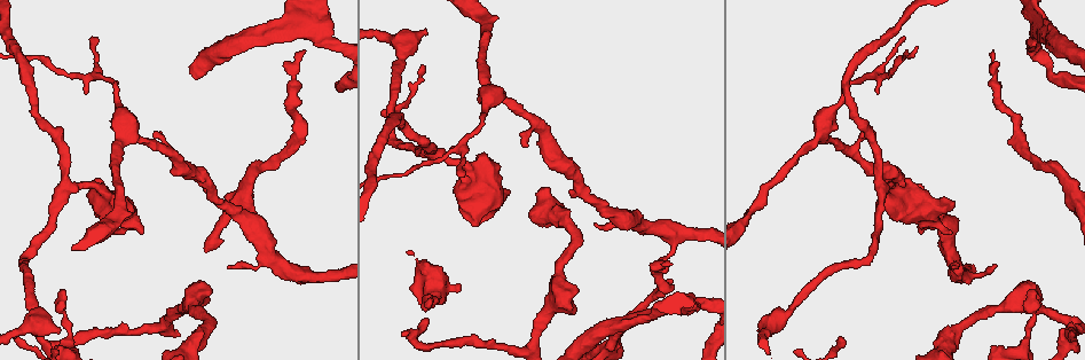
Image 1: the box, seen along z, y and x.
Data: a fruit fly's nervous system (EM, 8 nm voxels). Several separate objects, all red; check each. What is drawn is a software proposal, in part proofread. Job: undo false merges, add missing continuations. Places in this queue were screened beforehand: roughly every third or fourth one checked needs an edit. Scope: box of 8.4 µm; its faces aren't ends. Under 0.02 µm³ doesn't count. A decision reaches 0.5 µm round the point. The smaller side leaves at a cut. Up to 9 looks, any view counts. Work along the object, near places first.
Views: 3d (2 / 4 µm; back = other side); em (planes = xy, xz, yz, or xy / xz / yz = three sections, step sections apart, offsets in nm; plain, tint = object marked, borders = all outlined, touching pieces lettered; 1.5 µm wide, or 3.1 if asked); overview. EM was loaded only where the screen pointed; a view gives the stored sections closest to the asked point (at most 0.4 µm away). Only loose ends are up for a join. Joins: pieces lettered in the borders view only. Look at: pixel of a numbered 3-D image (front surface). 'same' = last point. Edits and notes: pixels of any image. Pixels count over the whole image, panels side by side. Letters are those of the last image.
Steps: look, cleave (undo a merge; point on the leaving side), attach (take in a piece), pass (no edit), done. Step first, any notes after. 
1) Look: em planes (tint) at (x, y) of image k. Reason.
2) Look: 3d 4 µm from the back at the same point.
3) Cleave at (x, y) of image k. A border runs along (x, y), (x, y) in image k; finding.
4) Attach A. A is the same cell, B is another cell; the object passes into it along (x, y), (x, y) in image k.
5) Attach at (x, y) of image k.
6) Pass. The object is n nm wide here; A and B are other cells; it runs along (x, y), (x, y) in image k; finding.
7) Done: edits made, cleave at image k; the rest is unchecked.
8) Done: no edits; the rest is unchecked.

Look: 3d 2 µm at (60, 332) of image 1. Free end.

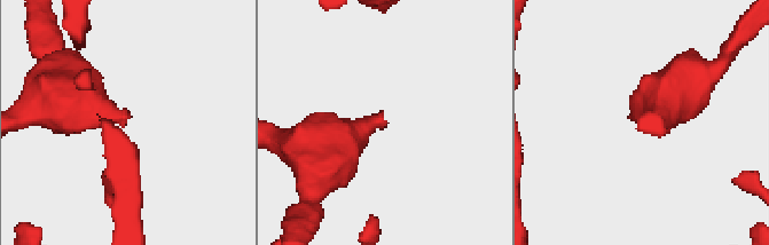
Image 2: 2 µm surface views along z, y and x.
Look: em planes (borders) at (380, 130) of image 2.

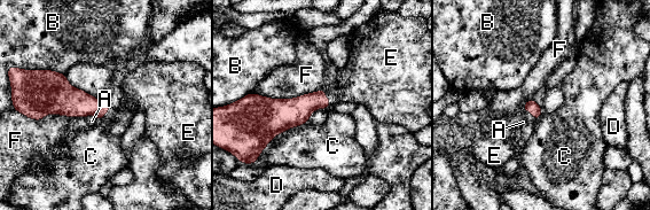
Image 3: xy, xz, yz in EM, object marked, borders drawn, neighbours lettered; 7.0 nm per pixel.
Attach E. E is the same cell, A, B, C, D and F are other cells; the cell continues.

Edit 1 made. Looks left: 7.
Look: 3d 4 µm at (427, 307) of image 1. Thin end.

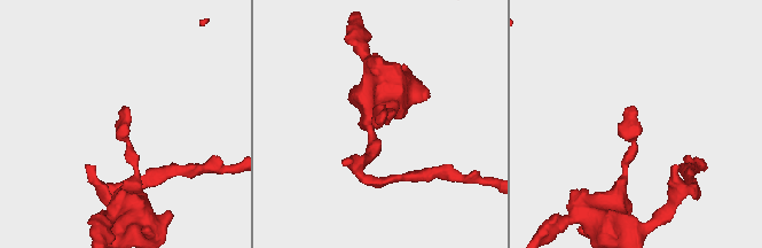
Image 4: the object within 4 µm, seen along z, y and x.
Look: em planes (borders) at (381, 123) of image 4.

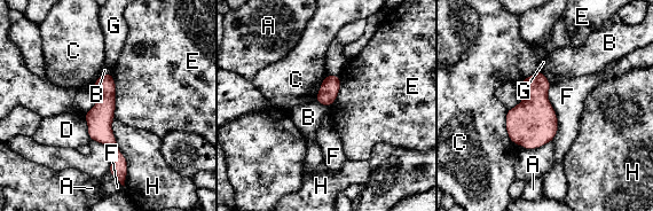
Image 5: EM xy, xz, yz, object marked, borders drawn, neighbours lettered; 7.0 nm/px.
Pass. The longest contact is with H, 500 nm; A, B, C, D, E, F, G and H are other cells; no lettered piece goes on from it.

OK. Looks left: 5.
Look: em xz step 8 (borders) at (227, 266) of image 1. Thin end.

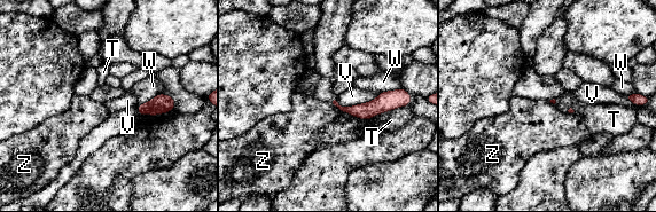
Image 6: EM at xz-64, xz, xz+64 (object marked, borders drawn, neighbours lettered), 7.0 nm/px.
Pass. The longest contact is with T, 320 nm; T, V, W and Z are other cells; no lettered piece goes on from it.

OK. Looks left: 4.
Look: em planes (borders) at (991, 53) of image 1. End of a long branch.

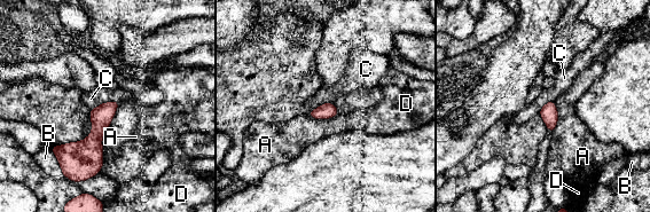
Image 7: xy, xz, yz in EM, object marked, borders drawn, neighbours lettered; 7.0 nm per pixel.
Pass. A, B, C and D are other cells; a border runs along (327, 102), (310, 111) in image 7; none of them fits.

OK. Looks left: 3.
Done: edits made, attach at image 3; the rest is unchecked.

